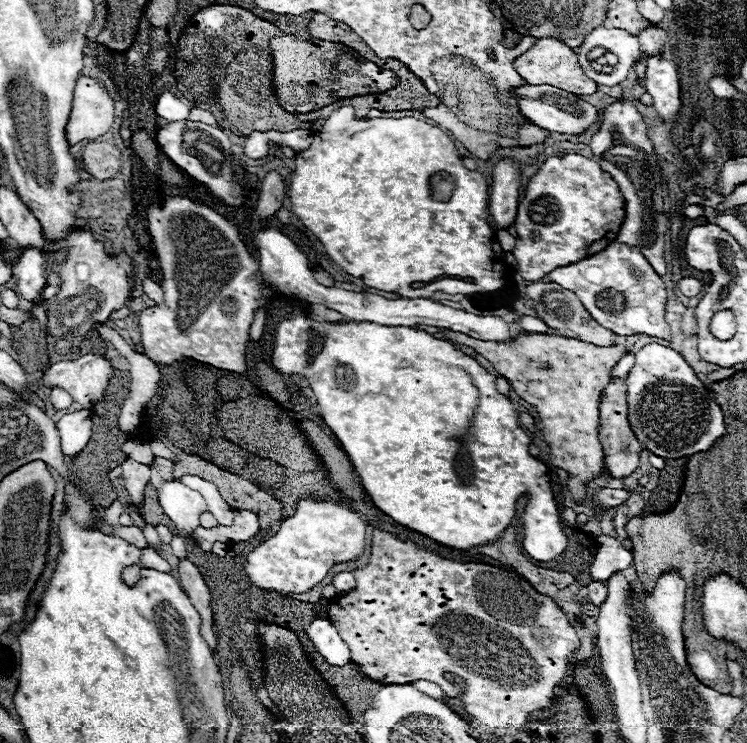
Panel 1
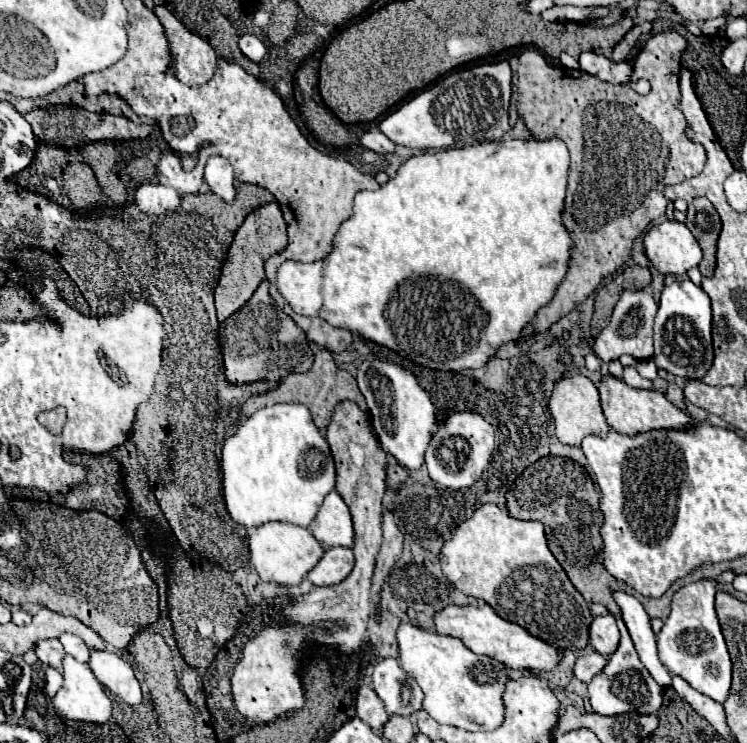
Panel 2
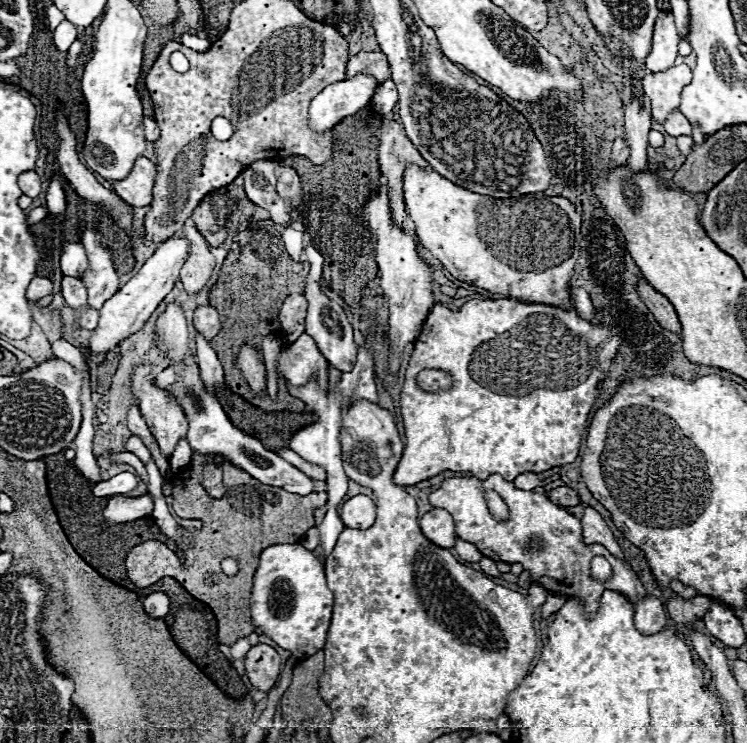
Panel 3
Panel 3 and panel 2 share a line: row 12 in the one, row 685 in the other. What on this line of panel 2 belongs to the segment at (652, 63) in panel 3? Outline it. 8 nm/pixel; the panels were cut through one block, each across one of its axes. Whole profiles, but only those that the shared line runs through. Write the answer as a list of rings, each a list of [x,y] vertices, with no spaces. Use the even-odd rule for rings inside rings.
[[[614,592],[614,600],[622,608],[622,620],[626,622],[626,628],[634,640],[634,646],[638,650],[638,656],[650,676],[658,682],[660,688],[672,686],[672,676],[664,668],[664,664],[658,660],[658,648],[656,648],[656,634],[650,626],[650,618],[644,612],[642,604],[624,592]]]

